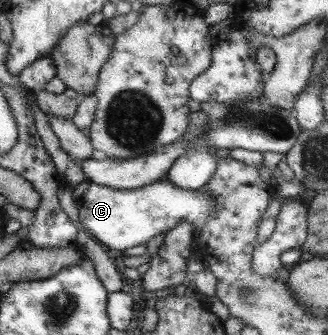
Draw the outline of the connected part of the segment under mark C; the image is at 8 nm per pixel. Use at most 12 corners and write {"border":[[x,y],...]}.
{"border":[[166,173],[124,190],[85,180],[72,189],[84,231],[119,251],[202,229],[208,191]]}

